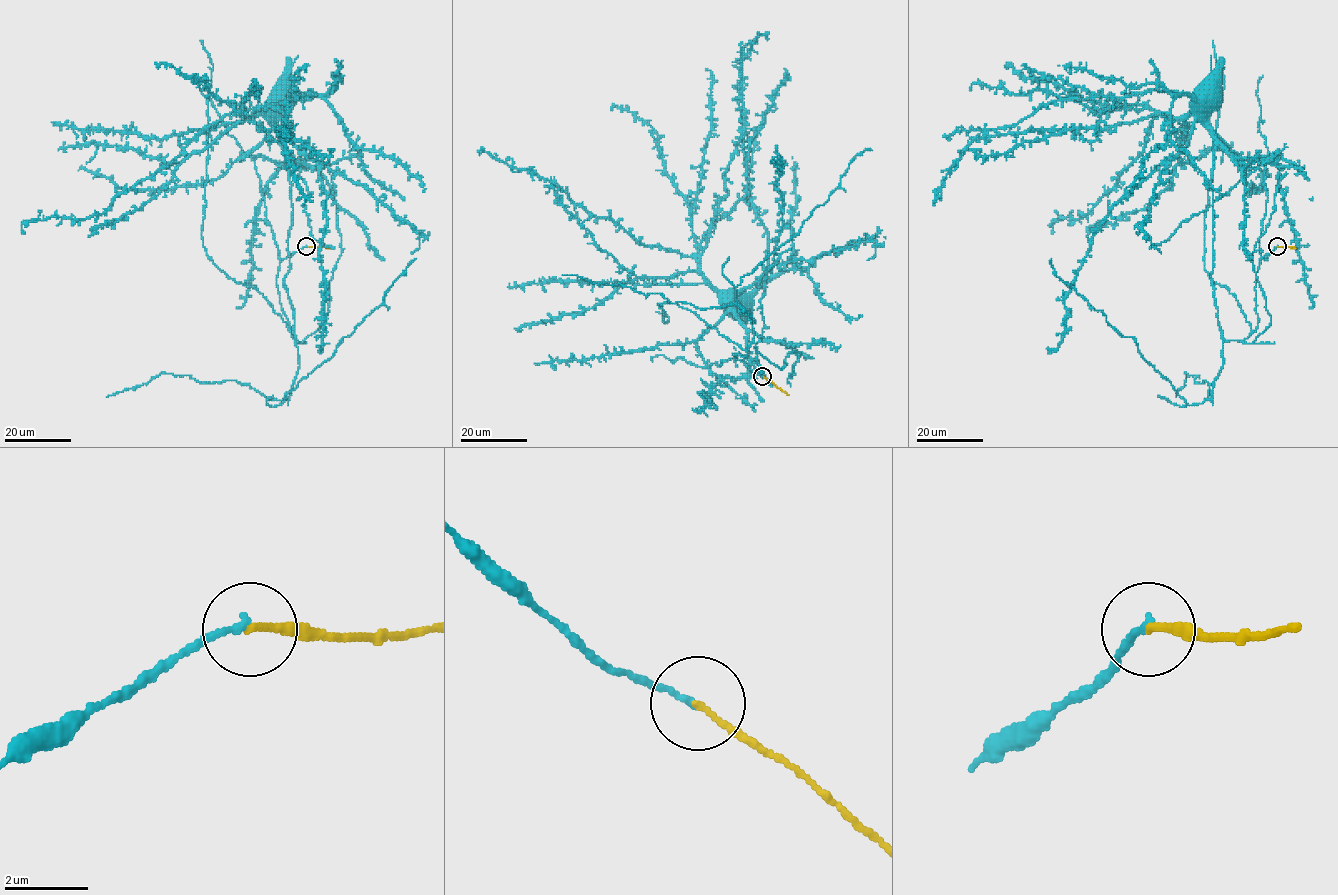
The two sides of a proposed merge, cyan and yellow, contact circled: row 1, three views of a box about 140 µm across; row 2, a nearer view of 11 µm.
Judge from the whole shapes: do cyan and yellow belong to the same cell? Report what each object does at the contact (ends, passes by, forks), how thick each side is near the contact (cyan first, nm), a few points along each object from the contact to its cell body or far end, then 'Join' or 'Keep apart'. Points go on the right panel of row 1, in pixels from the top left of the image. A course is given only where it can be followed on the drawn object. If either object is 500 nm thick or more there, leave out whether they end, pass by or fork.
At the ring cyan ends. At the ring yellow ends. Thickness 150 nm (cyan) against 150 nm. Course of cyan: (1277, 246), (1259, 260), (1259, 240), (1267, 196), (1264, 156), (1242, 158), (1212, 128), (1205, 112), (1199, 110). Course of yellow: (1277, 246), (1295, 249). Join

